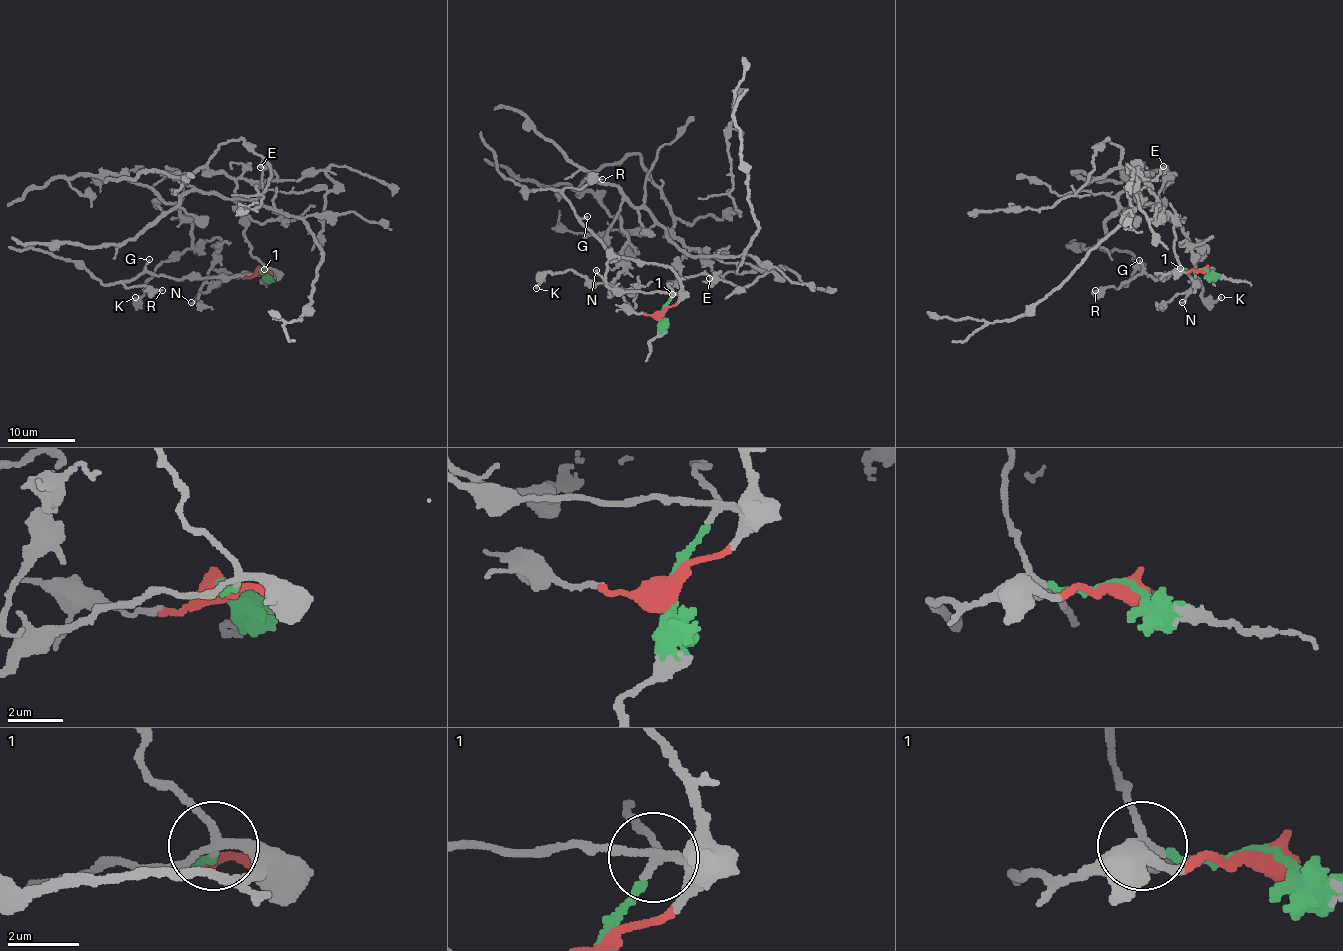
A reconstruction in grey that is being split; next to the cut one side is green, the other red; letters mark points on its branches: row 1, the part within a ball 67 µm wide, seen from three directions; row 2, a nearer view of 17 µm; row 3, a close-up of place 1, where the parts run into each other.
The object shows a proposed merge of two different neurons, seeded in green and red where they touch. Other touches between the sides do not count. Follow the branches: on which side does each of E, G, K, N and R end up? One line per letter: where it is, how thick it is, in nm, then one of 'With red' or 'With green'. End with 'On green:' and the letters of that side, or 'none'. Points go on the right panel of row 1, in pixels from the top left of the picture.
E: Place: (1163, 166). Thickness 180 nm. With green
G: Place: (1139, 260). Thickness 140 nm. With red
K: Place: (1221, 297). Thickness 180 nm. With green
N: Place: (1182, 302). Thickness 140 nm. With red
R: Place: (1095, 290). Thickness 240 nm. With red
On green: E, K

